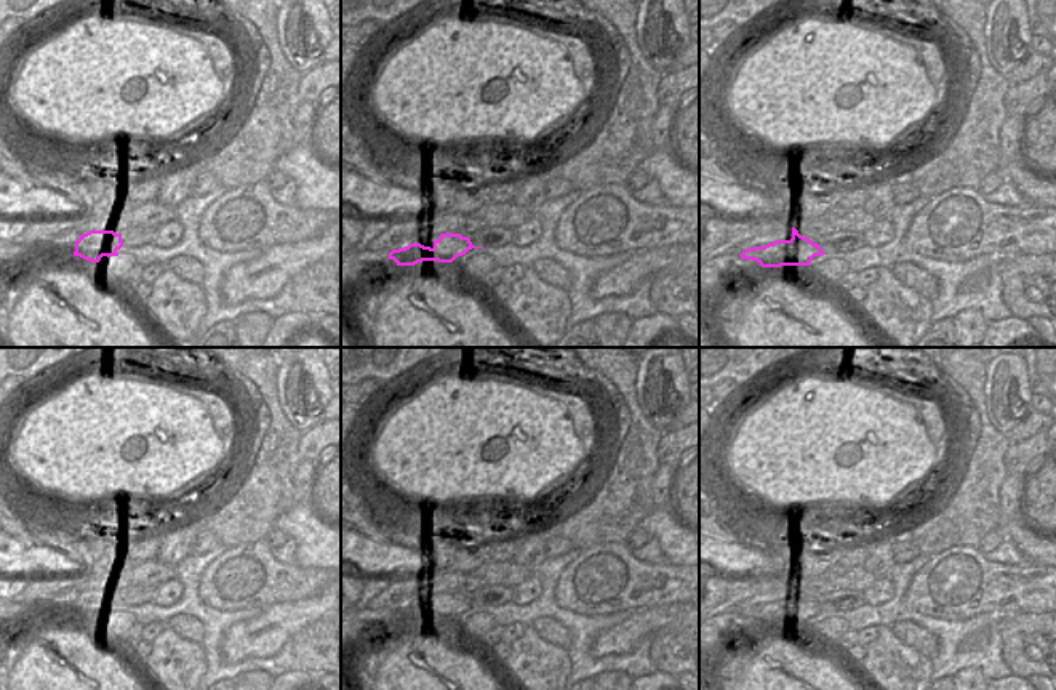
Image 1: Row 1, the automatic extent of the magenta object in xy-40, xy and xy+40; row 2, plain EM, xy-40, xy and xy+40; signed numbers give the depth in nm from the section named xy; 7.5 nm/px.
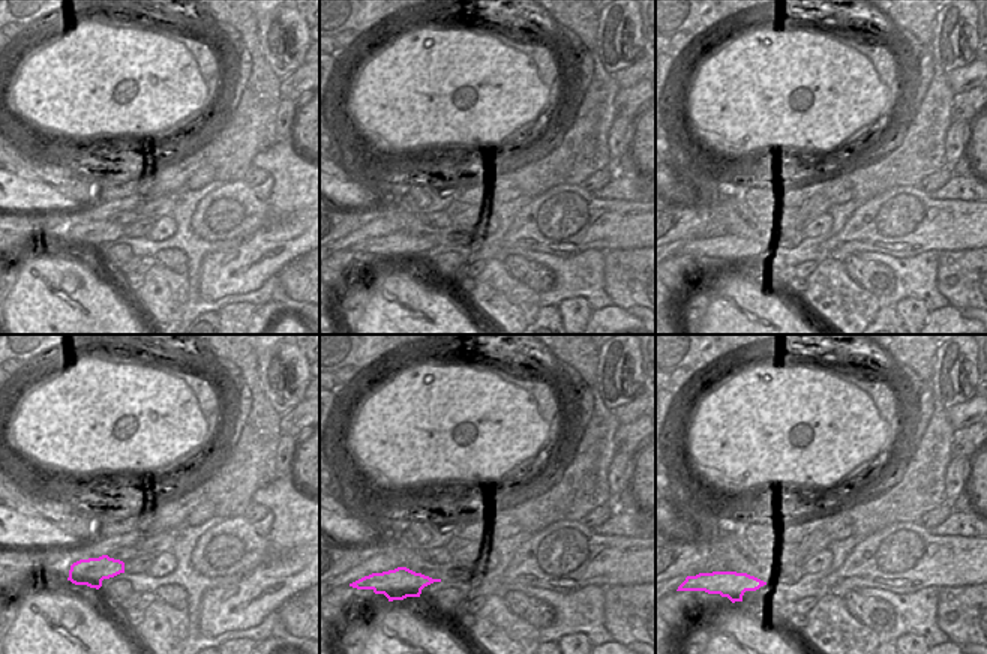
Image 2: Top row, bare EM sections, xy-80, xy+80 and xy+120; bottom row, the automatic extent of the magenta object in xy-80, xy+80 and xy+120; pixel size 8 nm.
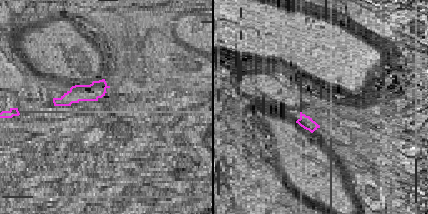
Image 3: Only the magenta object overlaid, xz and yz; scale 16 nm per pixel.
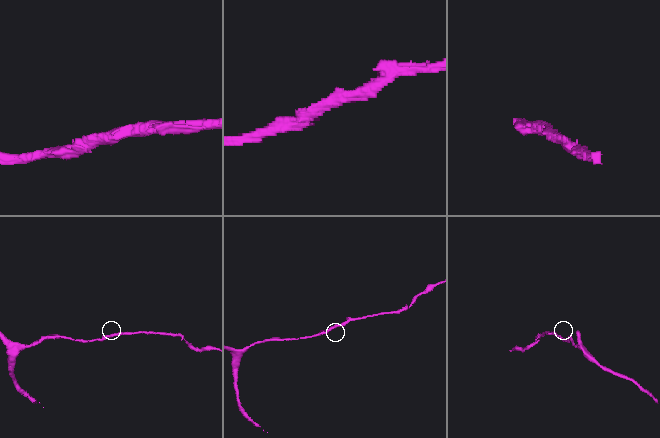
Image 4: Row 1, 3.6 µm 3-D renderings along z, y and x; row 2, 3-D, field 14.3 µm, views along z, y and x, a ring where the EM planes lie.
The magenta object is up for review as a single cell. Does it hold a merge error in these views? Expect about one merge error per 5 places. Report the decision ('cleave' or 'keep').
keep

